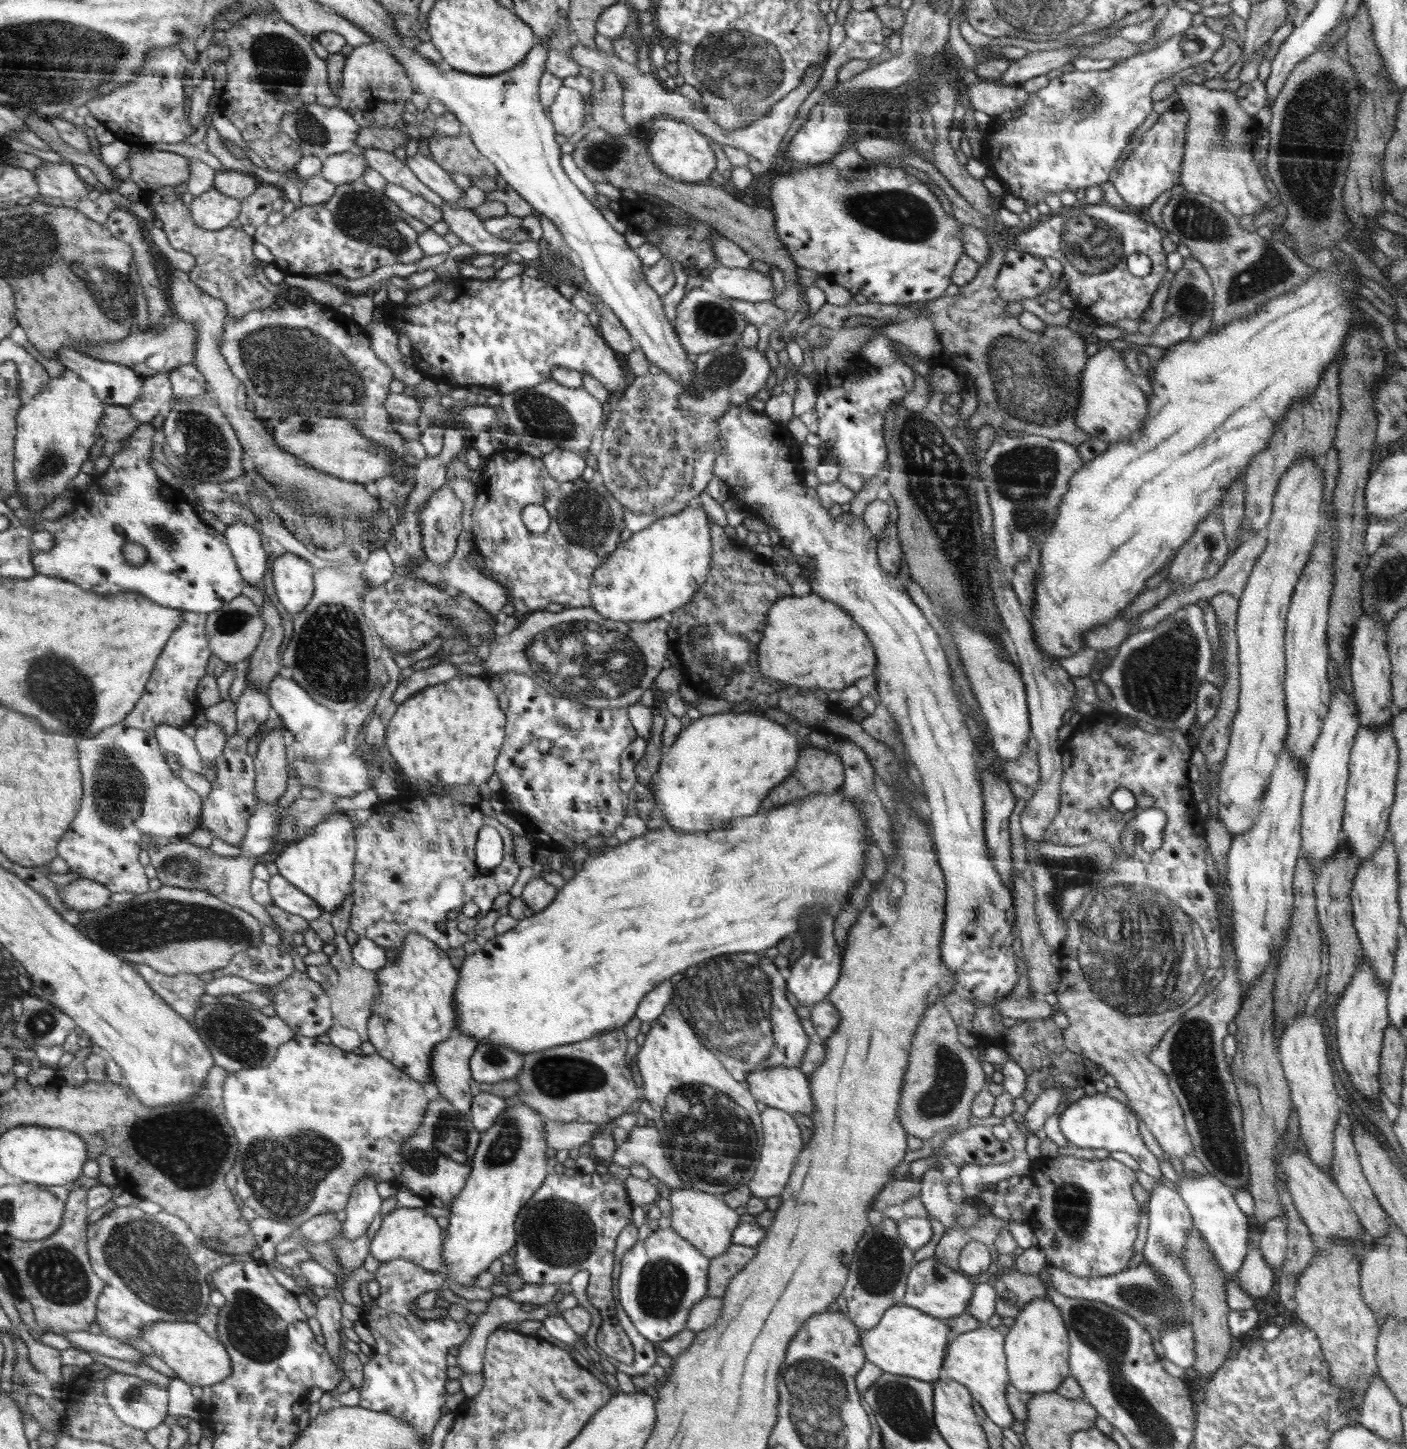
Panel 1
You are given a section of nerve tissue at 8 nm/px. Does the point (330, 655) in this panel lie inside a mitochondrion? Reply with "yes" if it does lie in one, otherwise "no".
yes

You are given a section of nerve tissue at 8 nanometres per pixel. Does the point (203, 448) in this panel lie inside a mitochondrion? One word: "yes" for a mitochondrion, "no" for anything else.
yes

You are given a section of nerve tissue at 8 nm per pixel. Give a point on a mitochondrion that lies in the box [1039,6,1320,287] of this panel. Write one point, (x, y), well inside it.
(1091, 247)

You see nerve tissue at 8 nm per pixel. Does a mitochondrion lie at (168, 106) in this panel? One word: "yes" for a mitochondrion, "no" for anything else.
yes

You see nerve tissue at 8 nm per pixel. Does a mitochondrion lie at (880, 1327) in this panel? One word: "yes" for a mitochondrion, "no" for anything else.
no

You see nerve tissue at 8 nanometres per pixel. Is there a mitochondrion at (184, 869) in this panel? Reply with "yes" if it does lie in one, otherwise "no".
yes

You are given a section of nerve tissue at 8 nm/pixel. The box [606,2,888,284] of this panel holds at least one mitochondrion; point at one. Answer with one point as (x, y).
(733, 65)

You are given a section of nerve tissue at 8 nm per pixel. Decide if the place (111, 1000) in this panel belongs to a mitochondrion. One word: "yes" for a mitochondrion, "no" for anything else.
no

